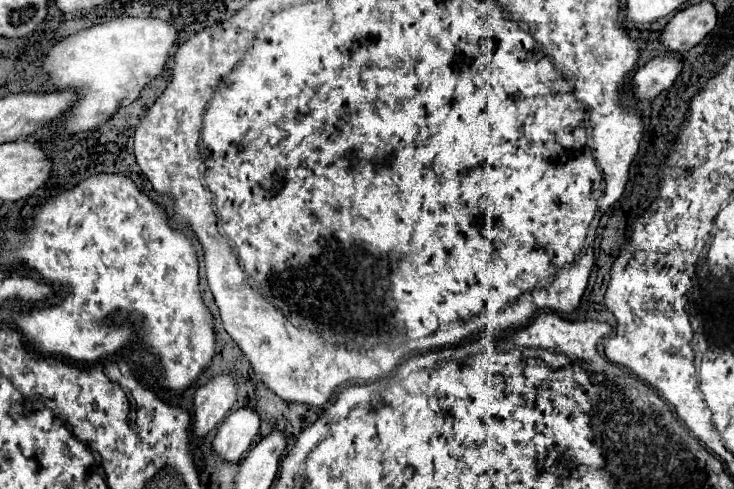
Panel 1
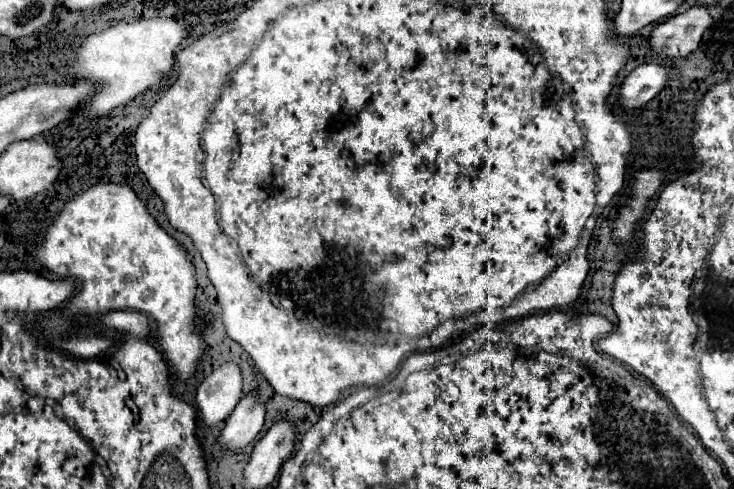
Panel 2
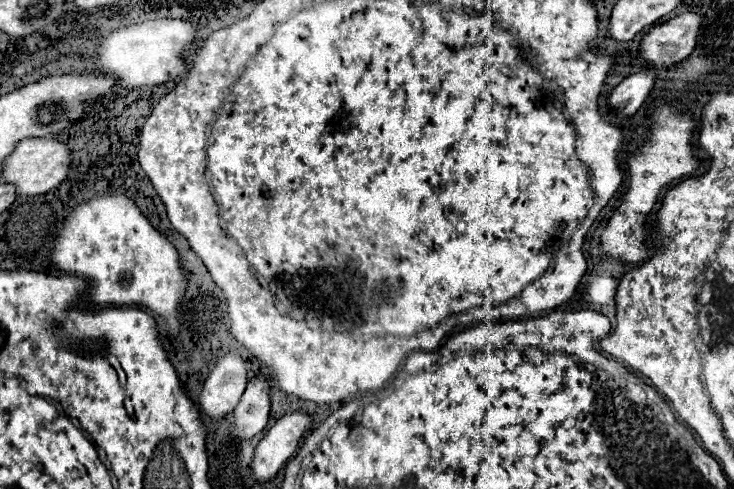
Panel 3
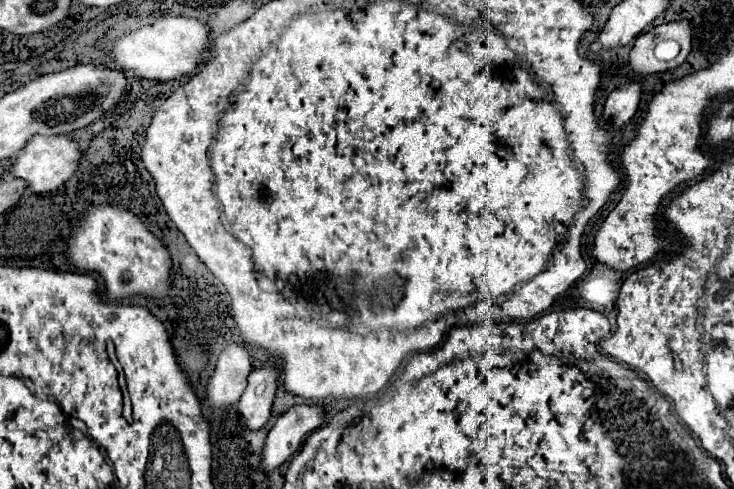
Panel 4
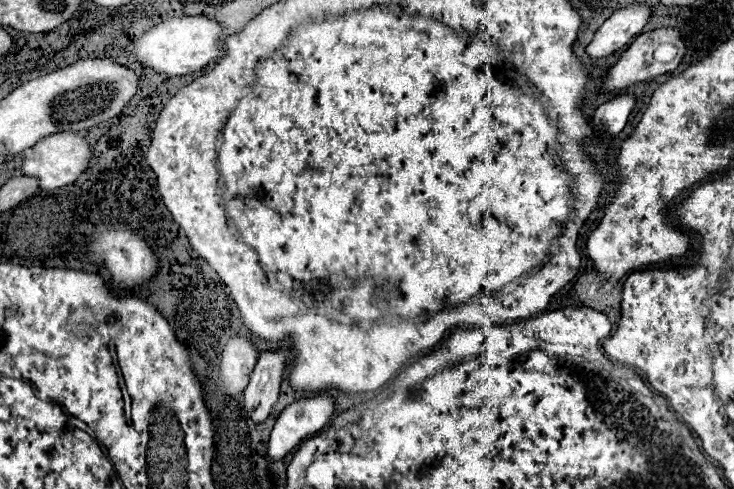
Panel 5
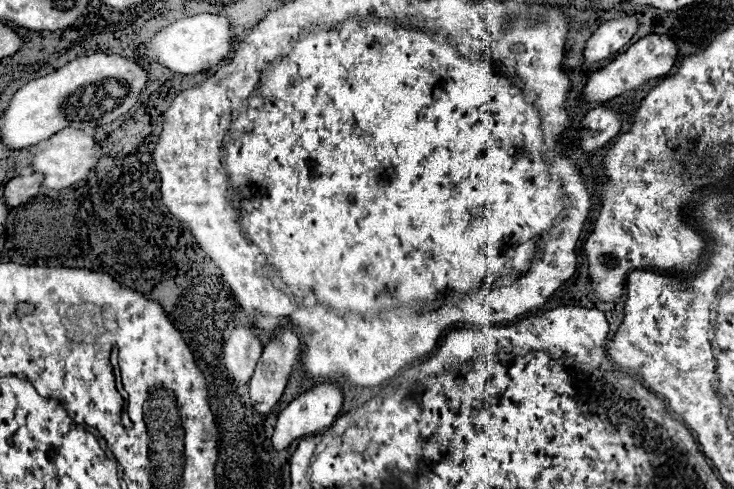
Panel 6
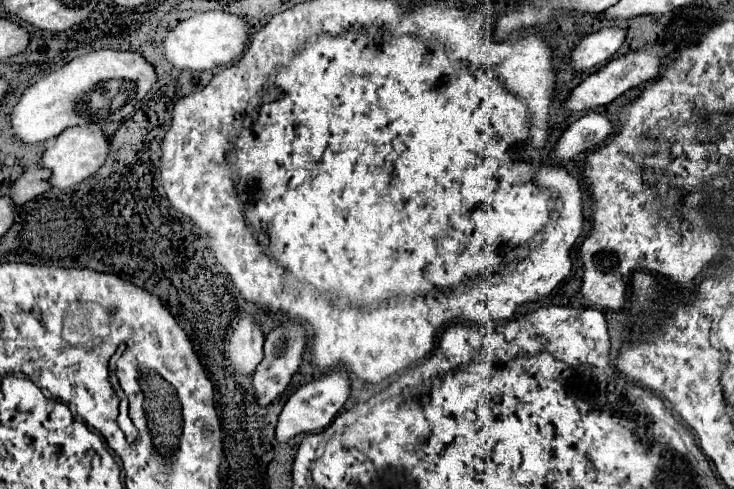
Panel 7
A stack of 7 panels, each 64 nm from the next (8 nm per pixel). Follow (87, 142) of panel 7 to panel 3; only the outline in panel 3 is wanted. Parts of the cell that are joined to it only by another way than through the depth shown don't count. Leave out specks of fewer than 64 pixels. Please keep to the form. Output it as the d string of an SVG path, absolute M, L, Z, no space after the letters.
M26 138L18 142L14 152L4 160L2 178L4 184L14 184L18 196L36 196L56 188L68 174L70 152L66 144L48 138Z

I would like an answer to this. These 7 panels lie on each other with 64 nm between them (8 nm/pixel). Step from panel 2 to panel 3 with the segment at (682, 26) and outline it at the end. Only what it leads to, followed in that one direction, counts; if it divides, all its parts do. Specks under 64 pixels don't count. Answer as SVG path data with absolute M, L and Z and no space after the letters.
M686 12L652 28L640 44L640 56L648 66L656 68L674 66L676 62L686 60L696 48L702 20L702 14Z

